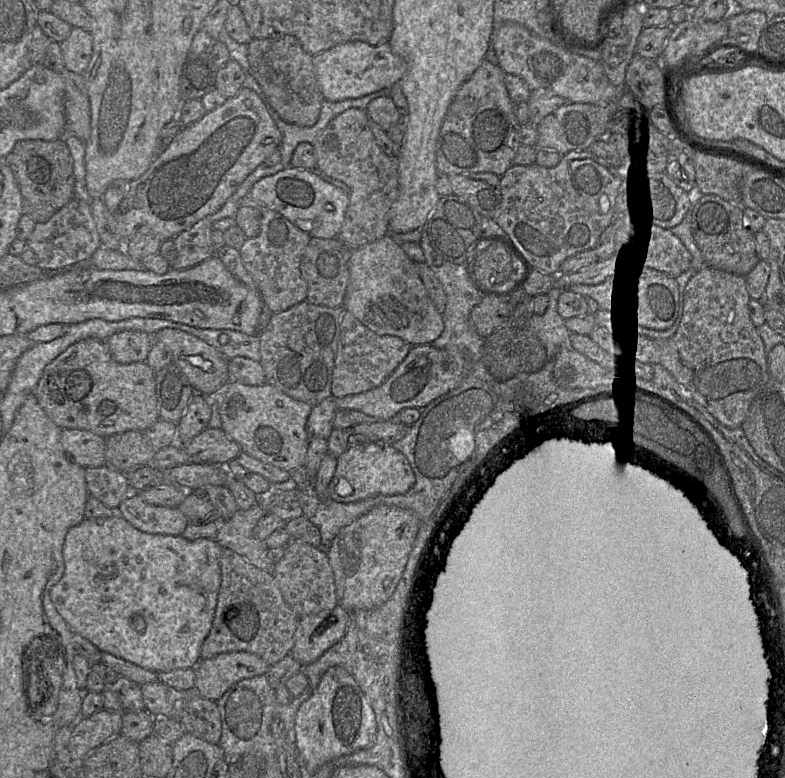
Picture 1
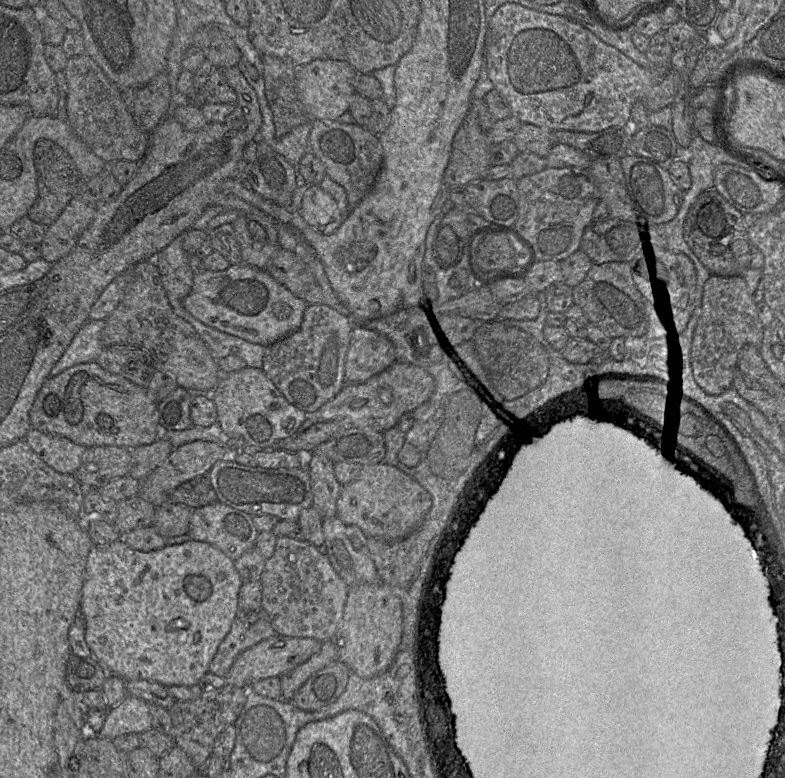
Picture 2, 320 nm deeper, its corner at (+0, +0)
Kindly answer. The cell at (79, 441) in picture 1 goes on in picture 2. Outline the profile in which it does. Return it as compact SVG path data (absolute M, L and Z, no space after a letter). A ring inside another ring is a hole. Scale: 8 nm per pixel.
M32 427L25 440L47 465L63 474L76 472L87 449L65 437L46 434Z

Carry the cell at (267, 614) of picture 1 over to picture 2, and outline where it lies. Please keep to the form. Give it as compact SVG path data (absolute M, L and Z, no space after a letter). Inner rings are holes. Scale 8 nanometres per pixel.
M264 610L238 612L229 633L219 644L208 671L225 677L239 654L275 634Z

